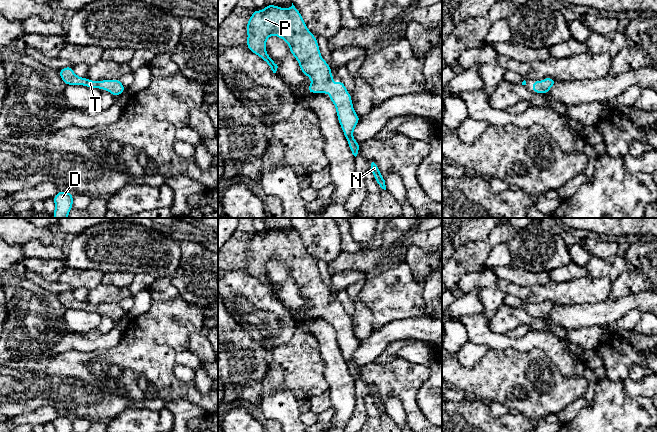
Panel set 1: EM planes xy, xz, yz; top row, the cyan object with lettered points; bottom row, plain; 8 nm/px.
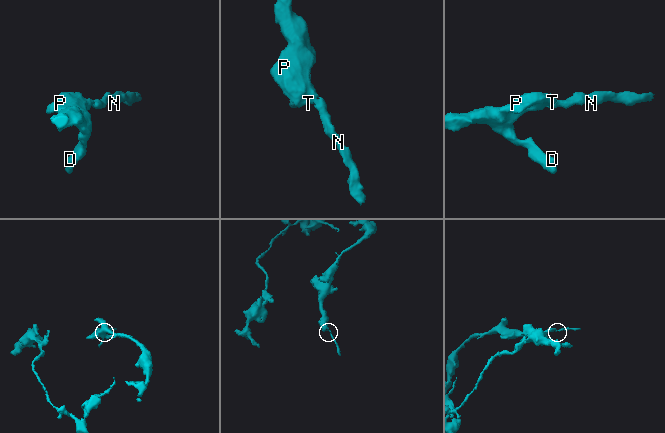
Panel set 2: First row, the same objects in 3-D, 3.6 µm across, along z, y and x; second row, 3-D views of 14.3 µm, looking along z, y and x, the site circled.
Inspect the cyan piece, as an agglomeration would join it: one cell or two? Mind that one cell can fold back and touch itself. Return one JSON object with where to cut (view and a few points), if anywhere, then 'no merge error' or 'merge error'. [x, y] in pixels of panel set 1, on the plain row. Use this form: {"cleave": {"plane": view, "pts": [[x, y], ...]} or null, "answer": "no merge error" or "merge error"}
{"cleave": null, "answer": "no merge error"}

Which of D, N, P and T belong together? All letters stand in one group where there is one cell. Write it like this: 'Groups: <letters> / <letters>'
Groups: D N P T

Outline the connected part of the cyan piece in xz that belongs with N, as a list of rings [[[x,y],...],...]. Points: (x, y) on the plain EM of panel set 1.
[[[370,384],[369,389],[371,391],[371,397],[374,399],[374,402],[375,402],[376,406],[378,407],[378,409],[382,413],[386,414],[384,401],[380,397],[378,390],[377,390],[377,387],[374,384]]]

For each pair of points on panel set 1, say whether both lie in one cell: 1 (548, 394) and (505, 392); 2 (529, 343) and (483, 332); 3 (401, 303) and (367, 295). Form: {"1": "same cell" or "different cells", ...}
{"1": "same cell", "2": "same cell", "3": "same cell"}

